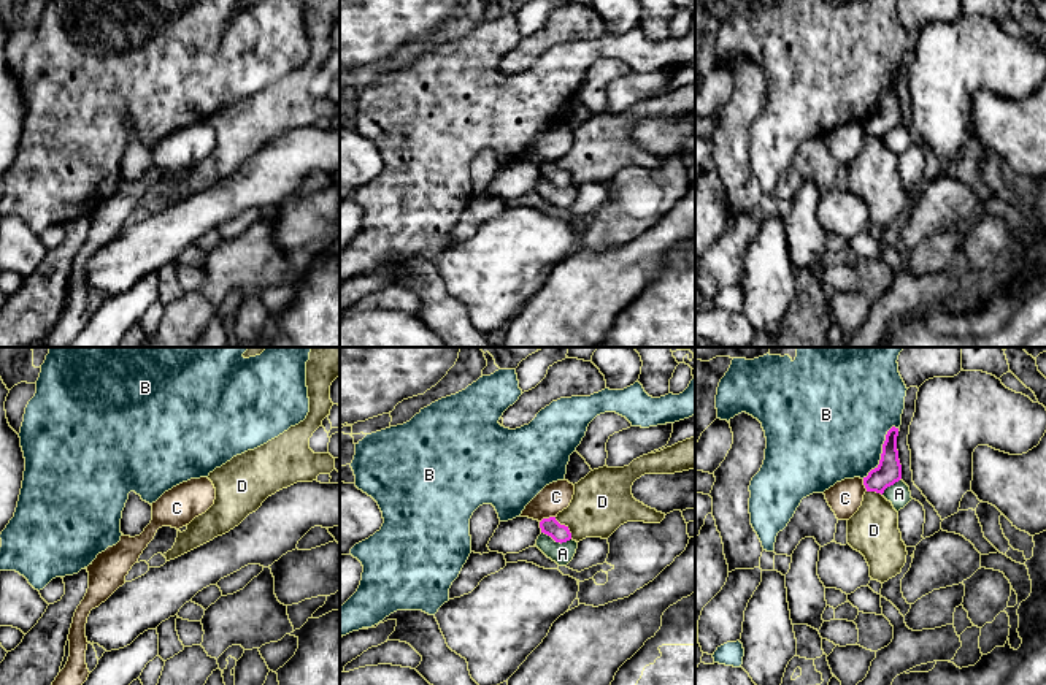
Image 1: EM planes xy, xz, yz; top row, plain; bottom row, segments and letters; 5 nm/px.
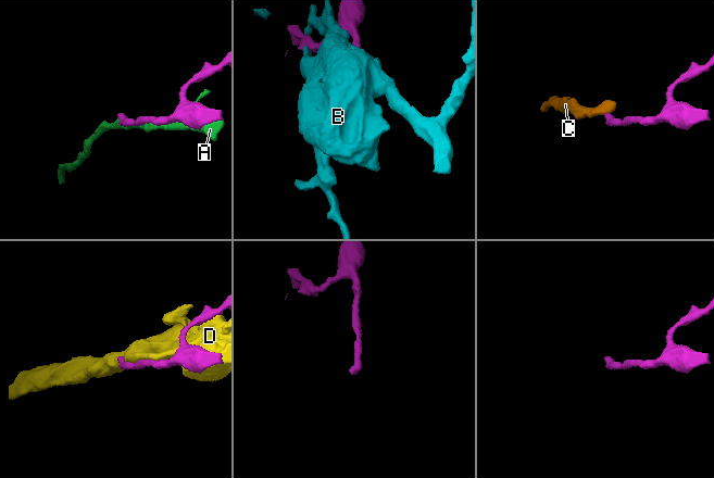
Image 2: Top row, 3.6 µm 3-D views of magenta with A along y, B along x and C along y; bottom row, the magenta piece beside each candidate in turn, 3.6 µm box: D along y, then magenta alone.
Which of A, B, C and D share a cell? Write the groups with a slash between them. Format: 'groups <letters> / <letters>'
groups A / B / C / D

